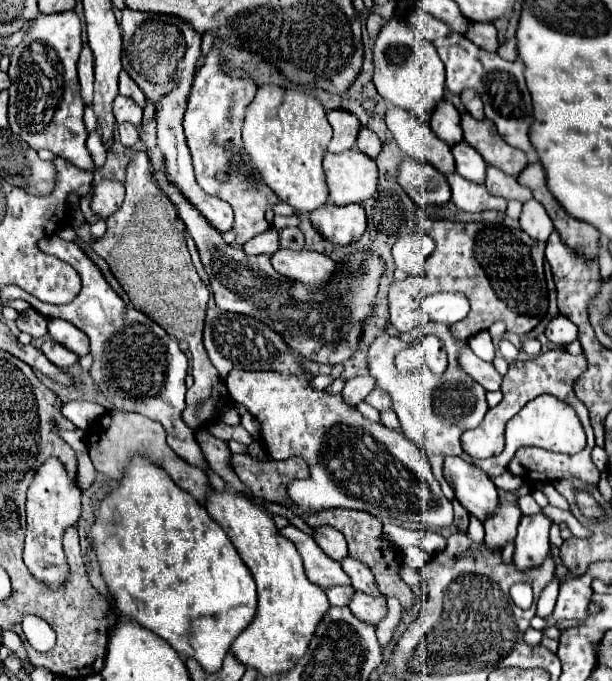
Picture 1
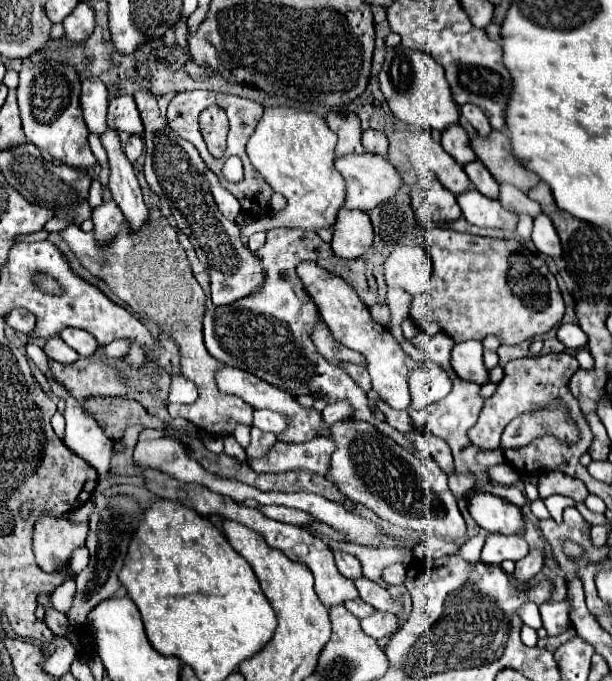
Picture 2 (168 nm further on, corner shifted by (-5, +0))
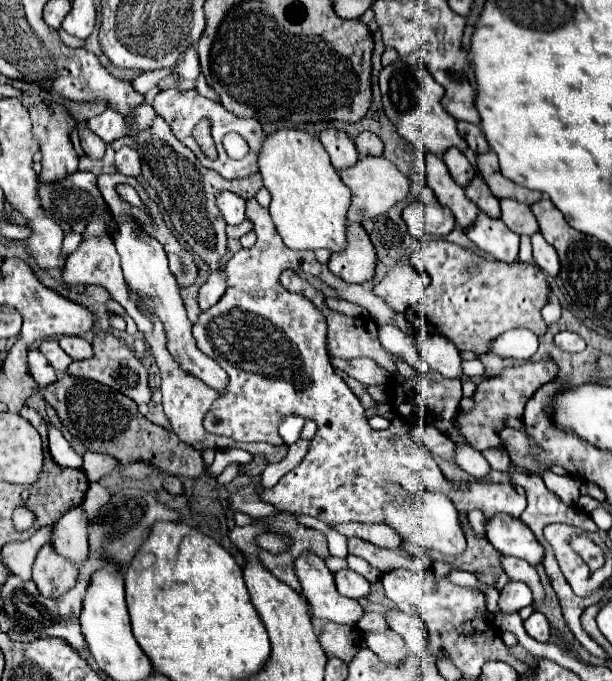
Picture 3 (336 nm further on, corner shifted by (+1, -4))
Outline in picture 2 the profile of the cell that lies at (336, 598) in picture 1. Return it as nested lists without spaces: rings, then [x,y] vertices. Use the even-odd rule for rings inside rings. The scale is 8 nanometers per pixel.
[[[356,598],[356,600],[348,600],[344,604],[356,618],[364,618],[364,616],[370,616],[374,612],[374,608],[370,604],[366,604],[362,598]]]

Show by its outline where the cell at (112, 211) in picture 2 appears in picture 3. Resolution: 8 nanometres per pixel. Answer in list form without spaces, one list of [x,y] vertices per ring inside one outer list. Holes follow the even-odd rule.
[[[110,234],[102,236],[102,238],[90,238],[90,240],[84,240],[78,250],[74,254],[70,254],[66,258],[66,264],[62,268],[62,280],[68,284],[68,286],[90,286],[90,284],[98,284],[98,286],[104,286],[110,296],[128,312],[128,316],[138,324],[138,330],[142,334],[148,334],[152,330],[152,322],[138,312],[134,300],[130,298],[128,294],[128,286],[124,282],[124,276],[122,276],[122,268],[120,268],[120,256],[114,248],[114,240]]]

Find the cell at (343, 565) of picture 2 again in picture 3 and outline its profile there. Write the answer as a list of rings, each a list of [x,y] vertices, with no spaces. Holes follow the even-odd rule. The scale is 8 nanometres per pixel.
[[[340,570],[334,574],[336,578],[336,588],[342,596],[354,598],[354,600],[364,600],[370,594],[370,584],[364,576],[356,574],[354,570]]]

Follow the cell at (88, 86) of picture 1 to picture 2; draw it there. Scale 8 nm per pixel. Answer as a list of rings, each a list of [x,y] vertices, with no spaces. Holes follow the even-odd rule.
[[[84,78],[82,80],[82,110],[84,120],[90,132],[102,134],[106,128],[106,110],[108,110],[108,90],[100,78]]]

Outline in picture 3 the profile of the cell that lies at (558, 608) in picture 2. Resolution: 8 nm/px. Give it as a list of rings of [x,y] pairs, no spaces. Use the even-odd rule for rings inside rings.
[[[534,612],[528,620],[524,620],[524,628],[528,632],[528,636],[532,636],[538,642],[548,642],[550,640],[550,626],[548,620],[542,612]]]

